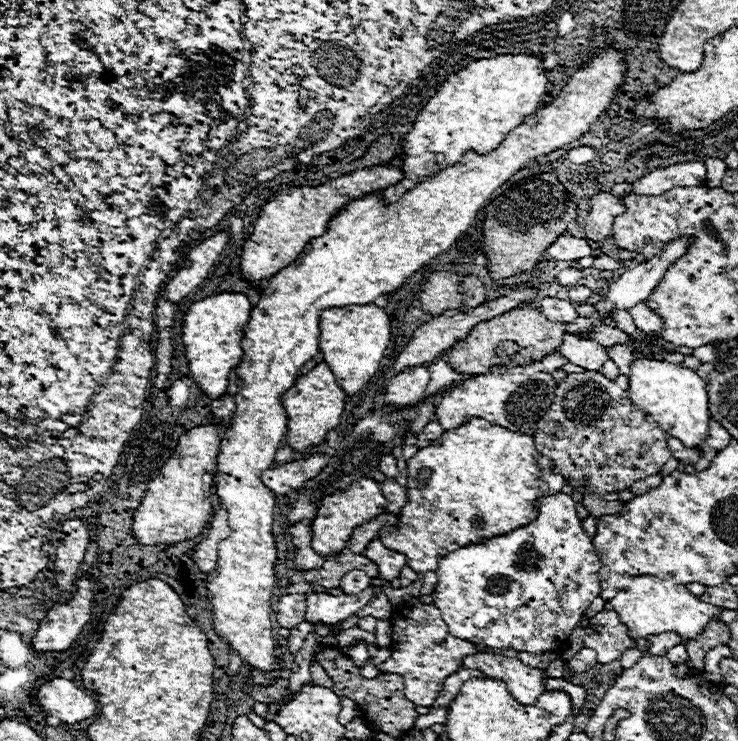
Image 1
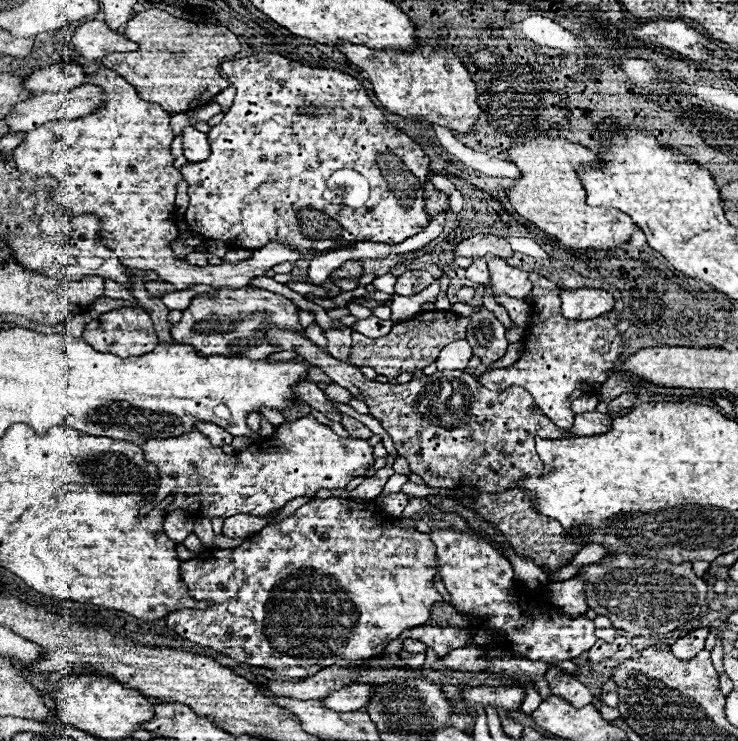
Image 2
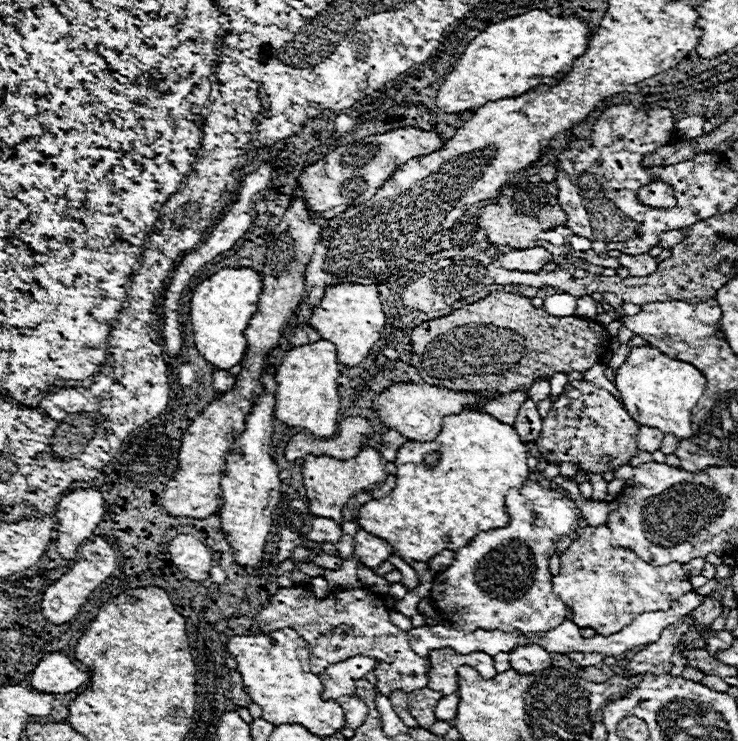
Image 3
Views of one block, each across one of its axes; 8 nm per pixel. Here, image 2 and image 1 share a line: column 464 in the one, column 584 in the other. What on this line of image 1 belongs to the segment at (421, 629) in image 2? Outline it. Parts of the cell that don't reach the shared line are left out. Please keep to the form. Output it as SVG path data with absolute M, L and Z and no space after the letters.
M602 610L586 628L584 646L594 648L600 664L610 664L622 656L624 650L634 646L634 640L628 636L626 624L618 620L614 610Z

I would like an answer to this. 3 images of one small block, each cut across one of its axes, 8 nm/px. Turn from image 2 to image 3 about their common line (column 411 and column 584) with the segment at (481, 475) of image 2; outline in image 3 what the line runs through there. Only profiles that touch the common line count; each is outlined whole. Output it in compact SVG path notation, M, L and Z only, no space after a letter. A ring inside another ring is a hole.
M574 380L566 388L566 392L552 404L546 420L542 422L542 434L536 440L536 446L542 458L550 464L574 462L580 470L604 474L606 470L628 464L628 460L638 452L638 446L634 442L636 432L638 424L630 418L620 400L590 382ZM572 390L582 392L582 396L574 398Z

